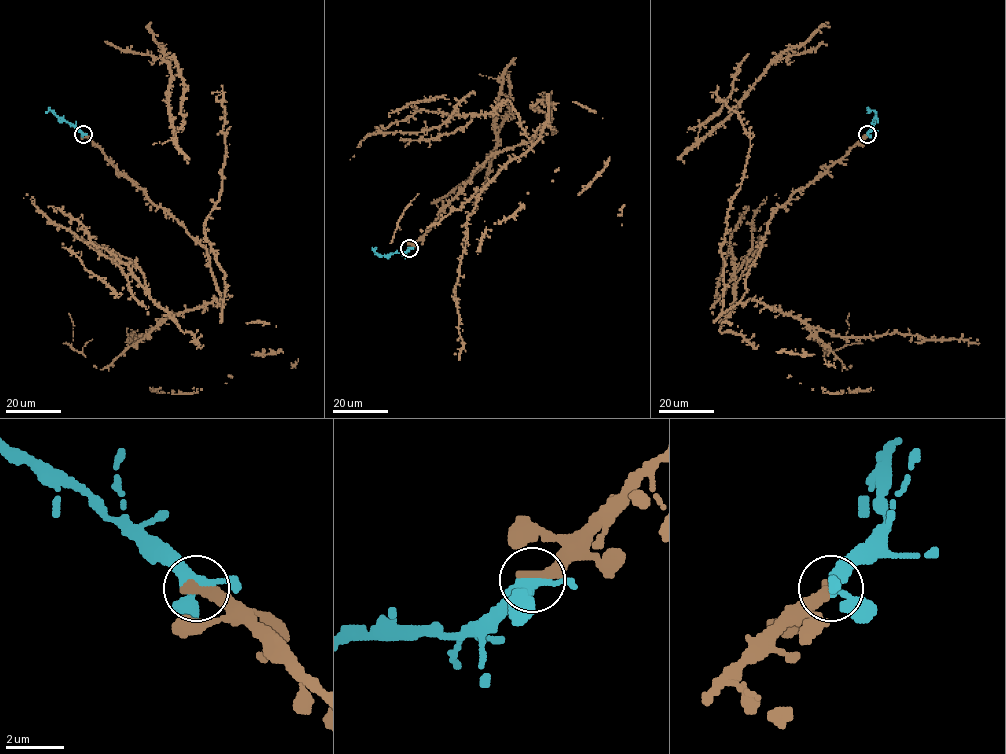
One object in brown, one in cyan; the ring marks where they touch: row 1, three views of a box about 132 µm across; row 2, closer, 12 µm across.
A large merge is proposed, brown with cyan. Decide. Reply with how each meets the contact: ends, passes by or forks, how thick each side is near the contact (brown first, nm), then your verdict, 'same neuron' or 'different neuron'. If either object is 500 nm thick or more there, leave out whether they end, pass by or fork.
brown ends there; cyan forks there; 440 nm thick on the brown side, 360 nm on the other; same neuron

